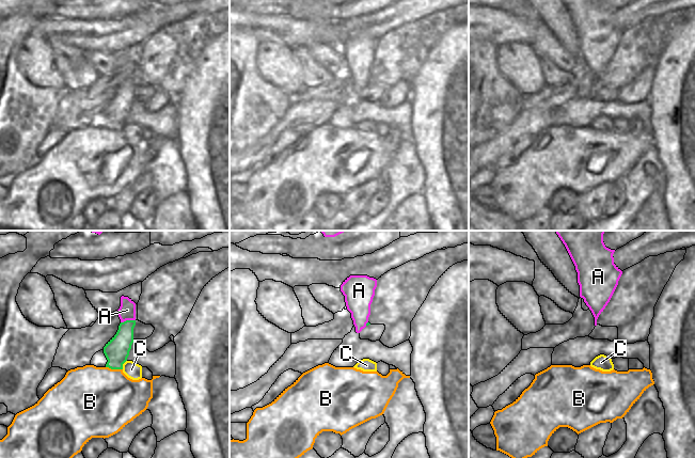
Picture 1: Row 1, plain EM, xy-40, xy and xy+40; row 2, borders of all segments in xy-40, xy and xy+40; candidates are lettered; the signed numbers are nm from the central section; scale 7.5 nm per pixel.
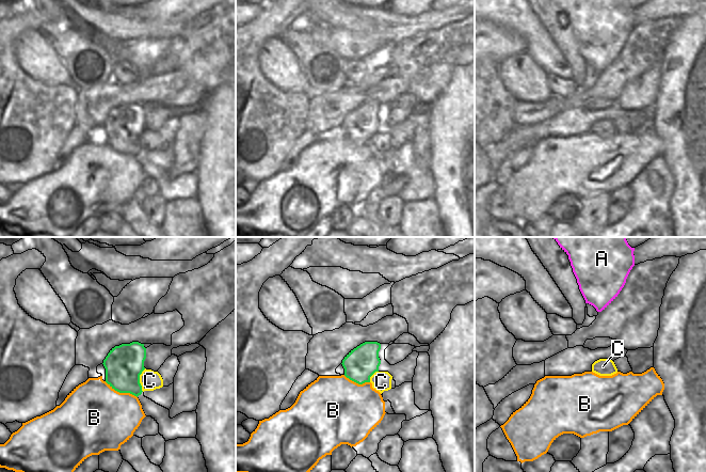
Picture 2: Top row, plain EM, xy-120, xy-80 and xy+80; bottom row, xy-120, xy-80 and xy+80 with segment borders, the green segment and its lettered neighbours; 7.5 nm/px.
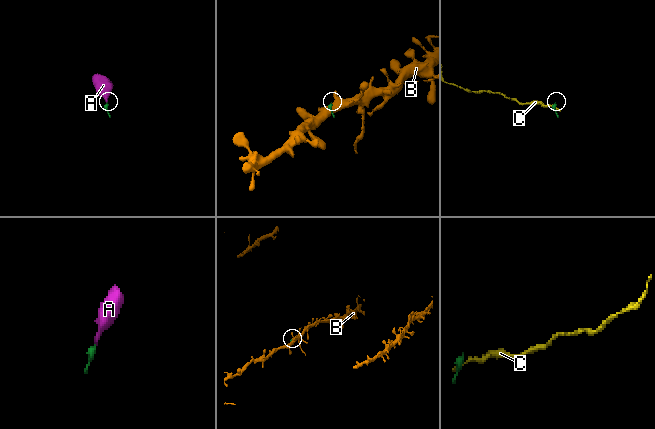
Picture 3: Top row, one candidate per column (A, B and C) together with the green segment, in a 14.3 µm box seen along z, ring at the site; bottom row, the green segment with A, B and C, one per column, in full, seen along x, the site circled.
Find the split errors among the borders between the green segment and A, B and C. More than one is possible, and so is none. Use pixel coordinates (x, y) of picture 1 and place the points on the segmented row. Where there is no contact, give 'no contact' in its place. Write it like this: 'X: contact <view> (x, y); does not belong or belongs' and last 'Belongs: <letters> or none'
A: contact xy-40 (127, 320); belongs
B: contact xy-40 (114, 368); does not belong
C: contact xy-40 (123, 363); does not belong
Belongs: A

